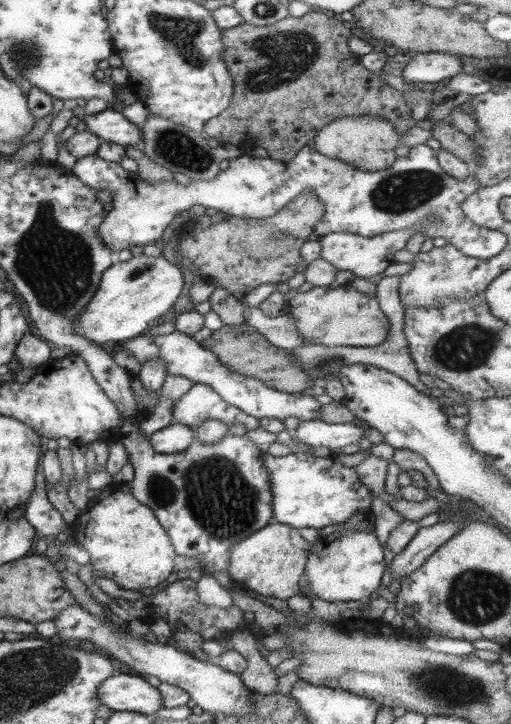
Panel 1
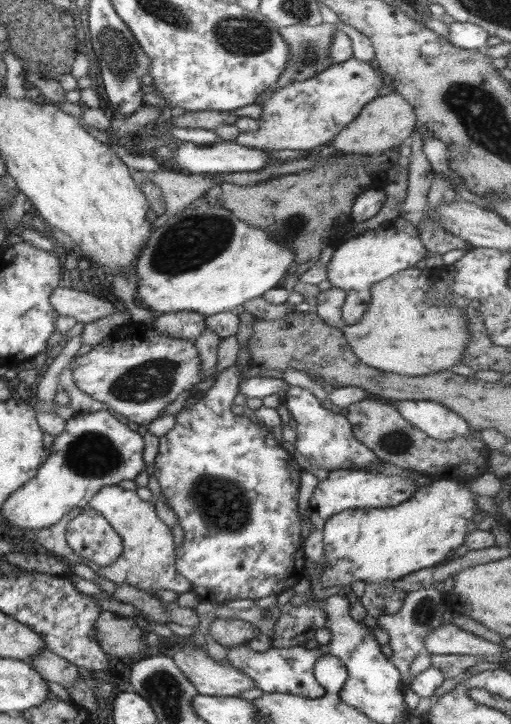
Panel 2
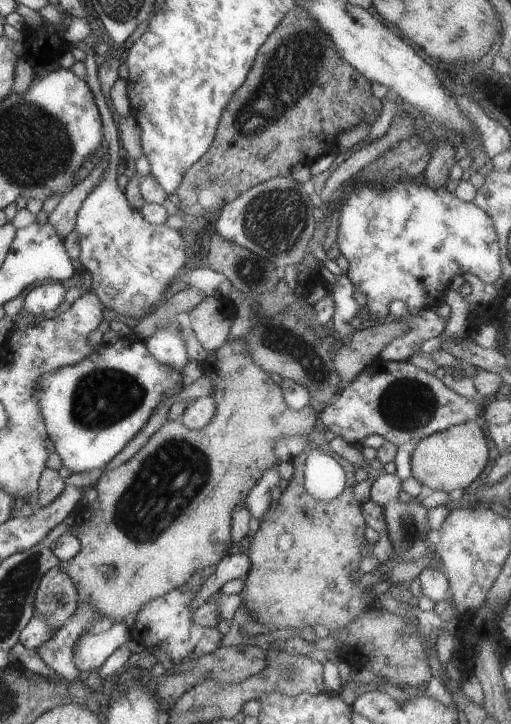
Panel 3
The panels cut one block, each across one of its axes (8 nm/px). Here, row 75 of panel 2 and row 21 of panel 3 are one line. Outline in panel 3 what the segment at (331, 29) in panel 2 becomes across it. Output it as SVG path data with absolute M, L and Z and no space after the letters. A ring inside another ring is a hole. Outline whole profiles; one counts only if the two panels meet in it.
M291 7L286 13L286 16L280 20L280 24L276 26L276 30L266 38L264 44L261 44L244 84L234 92L230 104L228 104L226 110L222 112L216 136L208 152L206 152L198 162L195 162L192 168L188 169L188 172L184 173L184 178L180 186L176 189L176 194L178 194L178 198L180 199L179 208L183 210L184 215L192 215L208 221L210 217L220 211L226 203L232 202L234 198L238 198L238 196L240 196L242 192L246 192L248 188L252 188L270 178L274 178L274 176L280 175L282 177L288 177L291 168L299 162L308 166L319 156L337 153L336 138L338 134L349 132L362 122L368 124L368 126L372 126L381 112L382 100L378 100L378 98L372 94L372 82L364 78L356 68L352 68L351 64L348 64L348 62L340 58L340 54L336 52L336 46L332 44L331 36L328 36L304 10Z

